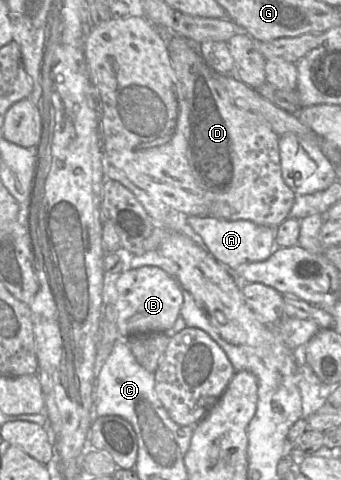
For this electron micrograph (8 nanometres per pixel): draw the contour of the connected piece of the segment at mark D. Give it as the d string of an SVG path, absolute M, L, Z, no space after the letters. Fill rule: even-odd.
M170 34L167 36L167 49L188 103L187 158L195 179L210 196L210 216L222 220L249 220L276 229L289 217L296 197L283 180L280 136L260 115L234 103L227 90L215 79L215 71L205 63L195 43L180 35Z

